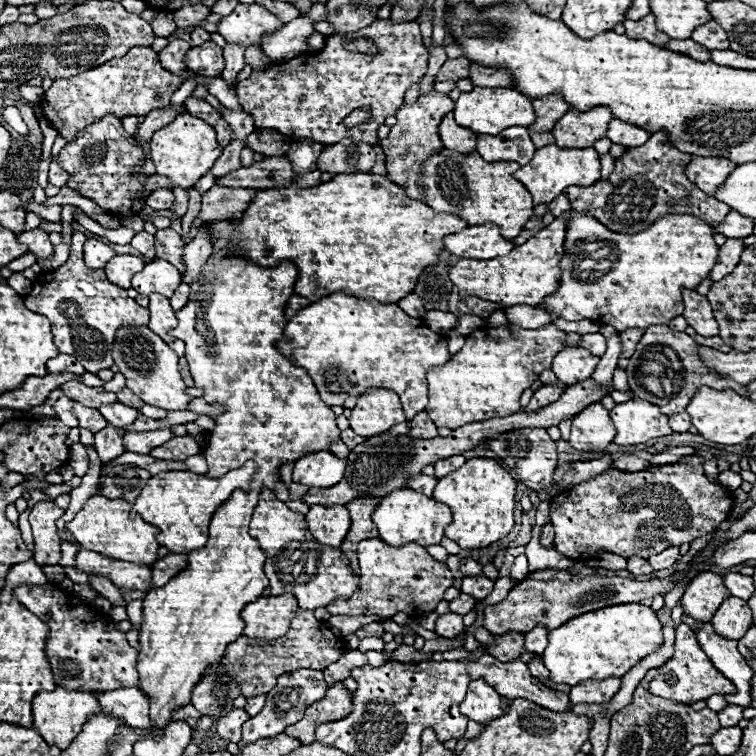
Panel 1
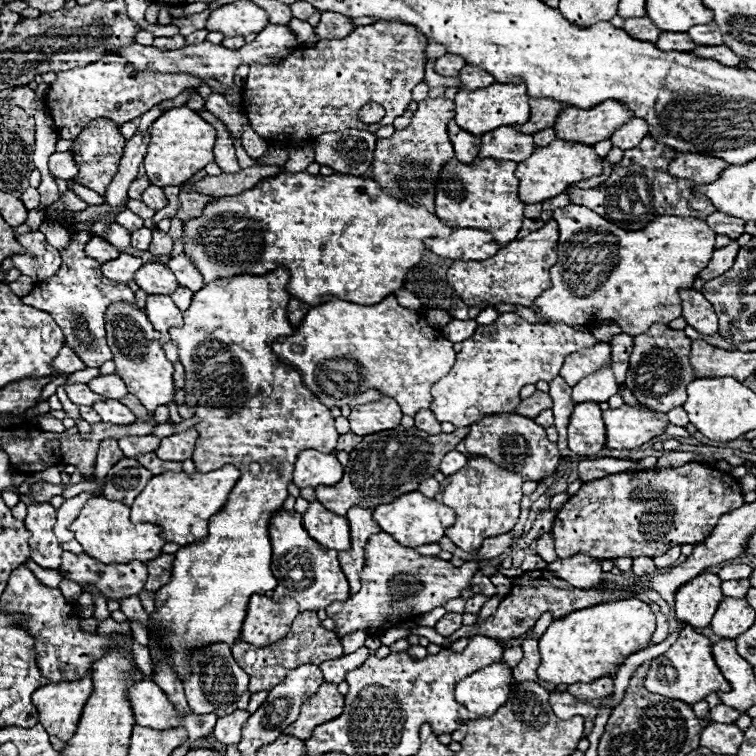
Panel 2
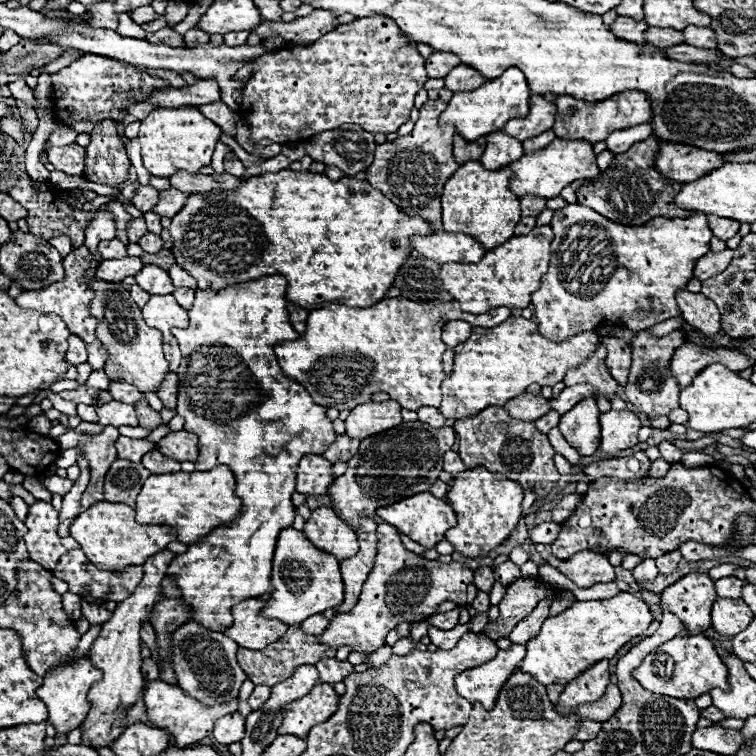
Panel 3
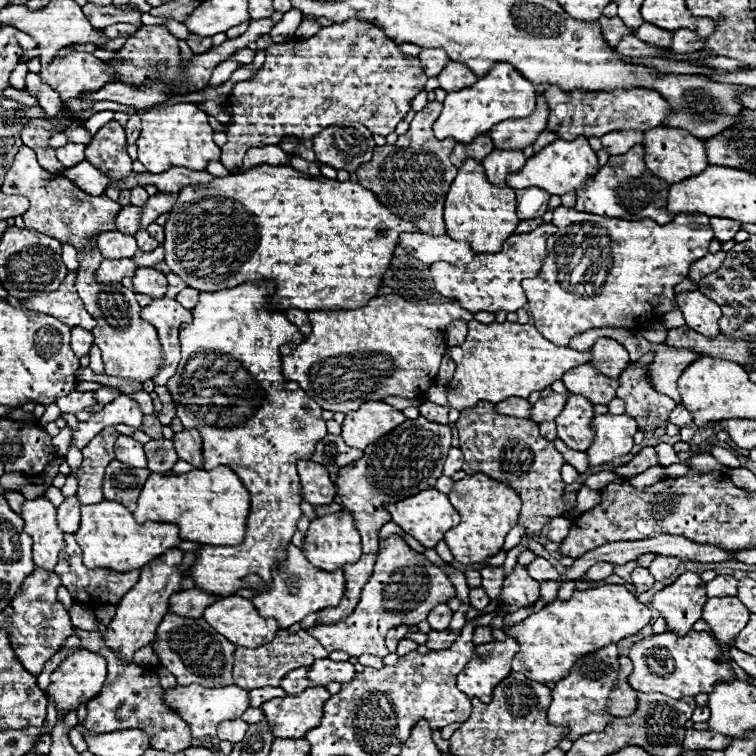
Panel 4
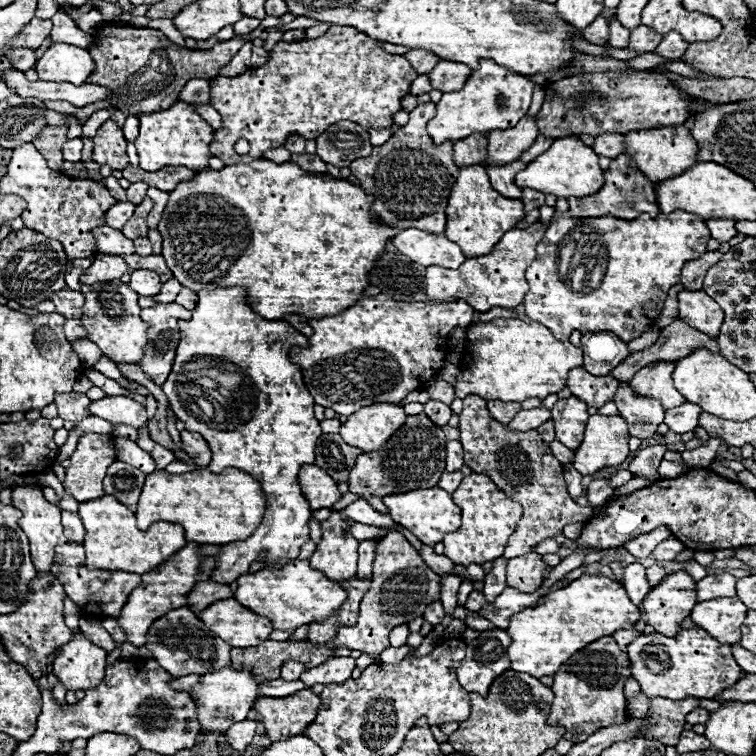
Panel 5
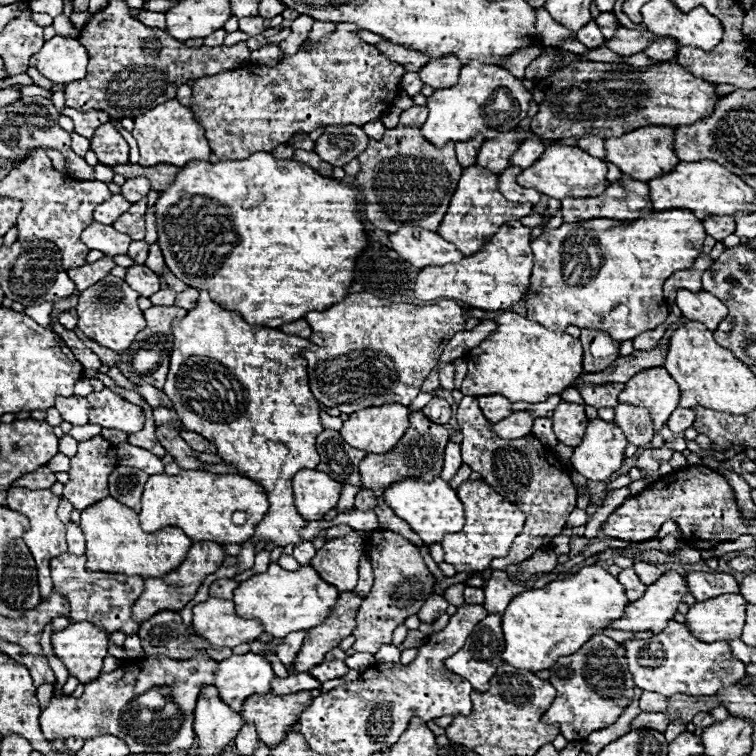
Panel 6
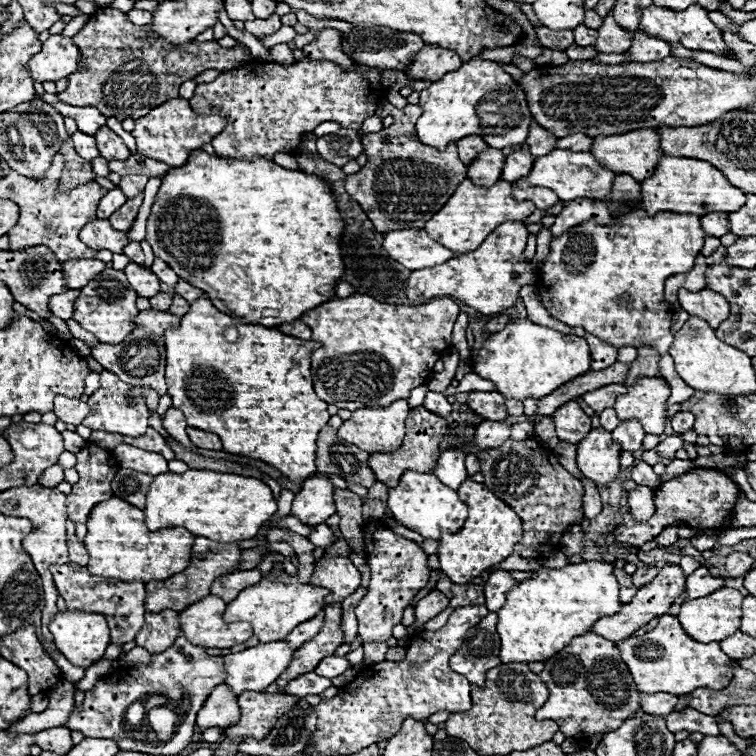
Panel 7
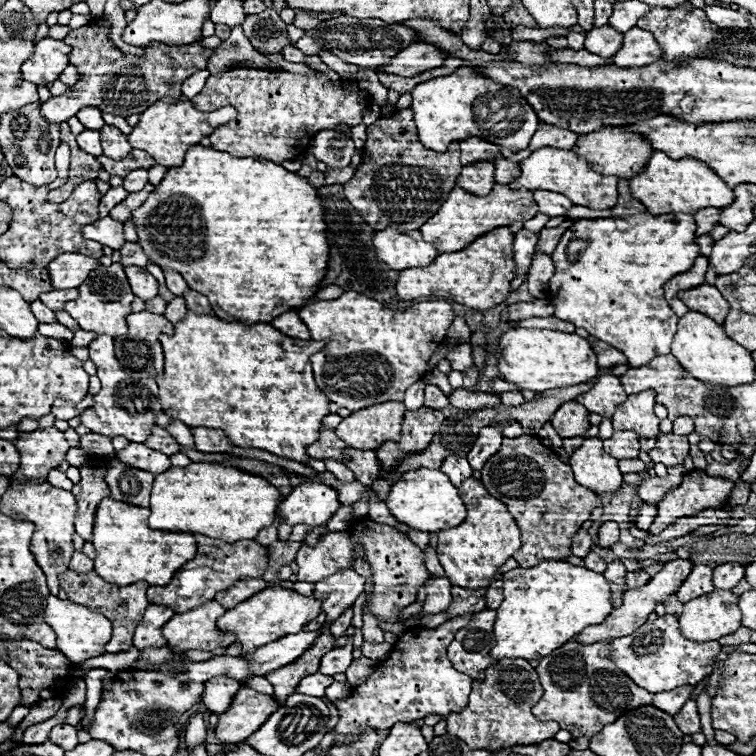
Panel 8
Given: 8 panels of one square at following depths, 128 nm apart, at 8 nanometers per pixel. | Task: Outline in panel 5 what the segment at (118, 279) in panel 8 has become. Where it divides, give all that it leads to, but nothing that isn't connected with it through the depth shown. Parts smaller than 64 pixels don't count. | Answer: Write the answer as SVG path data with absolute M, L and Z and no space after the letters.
M120 280L82 286L82 294L86 300L82 306L82 324L88 332L88 340L92 340L104 352L104 356L112 358L114 362L140 362L142 350L146 346L148 324L140 318L138 294Z

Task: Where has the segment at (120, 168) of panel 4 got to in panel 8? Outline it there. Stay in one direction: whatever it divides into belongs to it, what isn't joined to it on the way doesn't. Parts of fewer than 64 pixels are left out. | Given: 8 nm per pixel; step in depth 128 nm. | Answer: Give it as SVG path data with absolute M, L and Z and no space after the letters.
M104 126L100 130L102 134L102 148L104 148L104 156L112 158L112 160L122 160L124 156L130 154L132 146L128 144L128 136L122 134L118 128L114 126Z

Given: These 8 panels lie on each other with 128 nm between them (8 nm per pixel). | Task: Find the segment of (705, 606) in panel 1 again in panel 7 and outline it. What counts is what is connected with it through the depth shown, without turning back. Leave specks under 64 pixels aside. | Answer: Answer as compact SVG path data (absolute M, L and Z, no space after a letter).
M670 564L670 566L662 568L662 570L658 572L658 576L656 576L650 584L646 584L644 588L640 588L640 590L634 594L632 602L622 604L620 612L616 612L616 614L612 614L612 616L606 616L606 618L600 618L600 620L592 626L590 632L598 634L598 636L604 636L604 638L608 638L608 640L612 640L612 642L622 642L622 640L630 638L638 628L646 626L652 618L666 614L668 608L674 604L674 600L684 592L684 584L686 584L686 576L684 576L684 572L682 572L682 568L680 568L678 564Z

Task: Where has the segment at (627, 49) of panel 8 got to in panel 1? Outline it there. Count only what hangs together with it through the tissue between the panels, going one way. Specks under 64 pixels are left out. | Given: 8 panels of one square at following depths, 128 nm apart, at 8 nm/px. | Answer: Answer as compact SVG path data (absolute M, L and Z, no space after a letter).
M710 20L708 24L702 24L700 28L696 28L690 36L694 42L702 44L708 50L728 50L728 34L714 22Z

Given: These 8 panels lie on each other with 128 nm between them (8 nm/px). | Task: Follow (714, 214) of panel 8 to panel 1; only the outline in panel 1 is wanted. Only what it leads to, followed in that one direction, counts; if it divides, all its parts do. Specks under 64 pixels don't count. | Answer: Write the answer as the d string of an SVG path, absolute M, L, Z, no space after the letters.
M728 212L726 218L716 226L716 232L724 234L726 238L746 238L752 234L752 226L752 220L748 220L746 216Z

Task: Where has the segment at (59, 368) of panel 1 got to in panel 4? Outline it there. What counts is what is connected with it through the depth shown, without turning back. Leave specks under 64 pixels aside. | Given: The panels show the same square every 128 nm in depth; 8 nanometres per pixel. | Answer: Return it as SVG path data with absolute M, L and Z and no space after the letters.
M72 328L72 342L70 344L72 344L72 350L74 350L74 354L78 358L84 356L84 354L88 354L92 342L94 342L92 332L88 332L84 328Z

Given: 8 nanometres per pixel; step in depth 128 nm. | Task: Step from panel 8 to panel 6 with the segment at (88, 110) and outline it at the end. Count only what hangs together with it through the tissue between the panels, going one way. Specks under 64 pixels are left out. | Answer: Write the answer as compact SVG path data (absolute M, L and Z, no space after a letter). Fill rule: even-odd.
M32 84L32 85L27 85L27 86L23 86L23 85L20 85L20 92L21 92L21 96L24 97L24 96L42 96L42 97L46 97L46 98L51 98L51 93L36 85L36 84ZM66 108L66 112L62 112L62 114L72 118L74 120L74 130L80 132L82 136L86 136L86 138L90 138L100 124L110 122L110 116L102 110L90 110L90 112L84 112L84 116L82 116L82 112L78 112L74 108Z

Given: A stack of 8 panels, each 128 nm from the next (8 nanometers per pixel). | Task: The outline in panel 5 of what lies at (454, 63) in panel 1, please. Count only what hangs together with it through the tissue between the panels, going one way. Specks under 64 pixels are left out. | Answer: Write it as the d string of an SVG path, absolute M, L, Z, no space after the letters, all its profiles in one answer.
M410 50L404 56L408 56L408 62L412 64L412 68L416 68L418 74L428 74L434 68L434 64L440 62L440 58L428 50Z

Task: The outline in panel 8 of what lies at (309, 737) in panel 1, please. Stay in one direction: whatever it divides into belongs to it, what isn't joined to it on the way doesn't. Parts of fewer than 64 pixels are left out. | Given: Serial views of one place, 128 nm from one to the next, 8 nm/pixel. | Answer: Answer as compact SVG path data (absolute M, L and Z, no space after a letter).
M240 688L228 710L218 716L214 730L216 738L224 744L240 744L250 738L276 710L278 706L274 696L266 696L250 688Z

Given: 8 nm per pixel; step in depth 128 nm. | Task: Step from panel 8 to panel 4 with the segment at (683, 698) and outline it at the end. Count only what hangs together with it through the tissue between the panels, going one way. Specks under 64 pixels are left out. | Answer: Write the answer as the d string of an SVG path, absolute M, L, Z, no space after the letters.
M622 662L618 688L614 688L612 694L610 694L610 714L632 716L632 710L636 710L636 690L632 690L626 684L626 676L628 674L630 674L630 664Z

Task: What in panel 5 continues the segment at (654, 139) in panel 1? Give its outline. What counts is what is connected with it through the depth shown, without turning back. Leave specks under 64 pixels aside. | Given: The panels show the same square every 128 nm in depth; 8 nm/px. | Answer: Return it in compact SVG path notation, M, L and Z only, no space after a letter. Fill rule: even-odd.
M620 154L618 158L614 158L612 164L610 164L610 170L608 170L608 178L606 180L614 180L614 184L604 184L600 188L600 192L592 194L592 196L582 196L582 198L568 197L567 201L570 214L572 216L590 216L590 218L614 216L614 218L624 218L624 220L634 220L642 212L648 212L652 218L656 218L660 214L658 204L656 204L656 184L652 184L648 178L644 178L640 174L640 170L632 162L632 158L628 158L624 154ZM628 198L634 198L634 206L632 208L624 206L624 202Z

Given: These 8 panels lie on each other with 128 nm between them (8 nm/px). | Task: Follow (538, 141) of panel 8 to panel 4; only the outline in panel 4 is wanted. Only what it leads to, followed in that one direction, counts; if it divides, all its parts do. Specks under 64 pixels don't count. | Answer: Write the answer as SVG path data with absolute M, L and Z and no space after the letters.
M608 132L602 138L602 148L614 156L620 152L628 152L628 148L642 144L642 132Z

